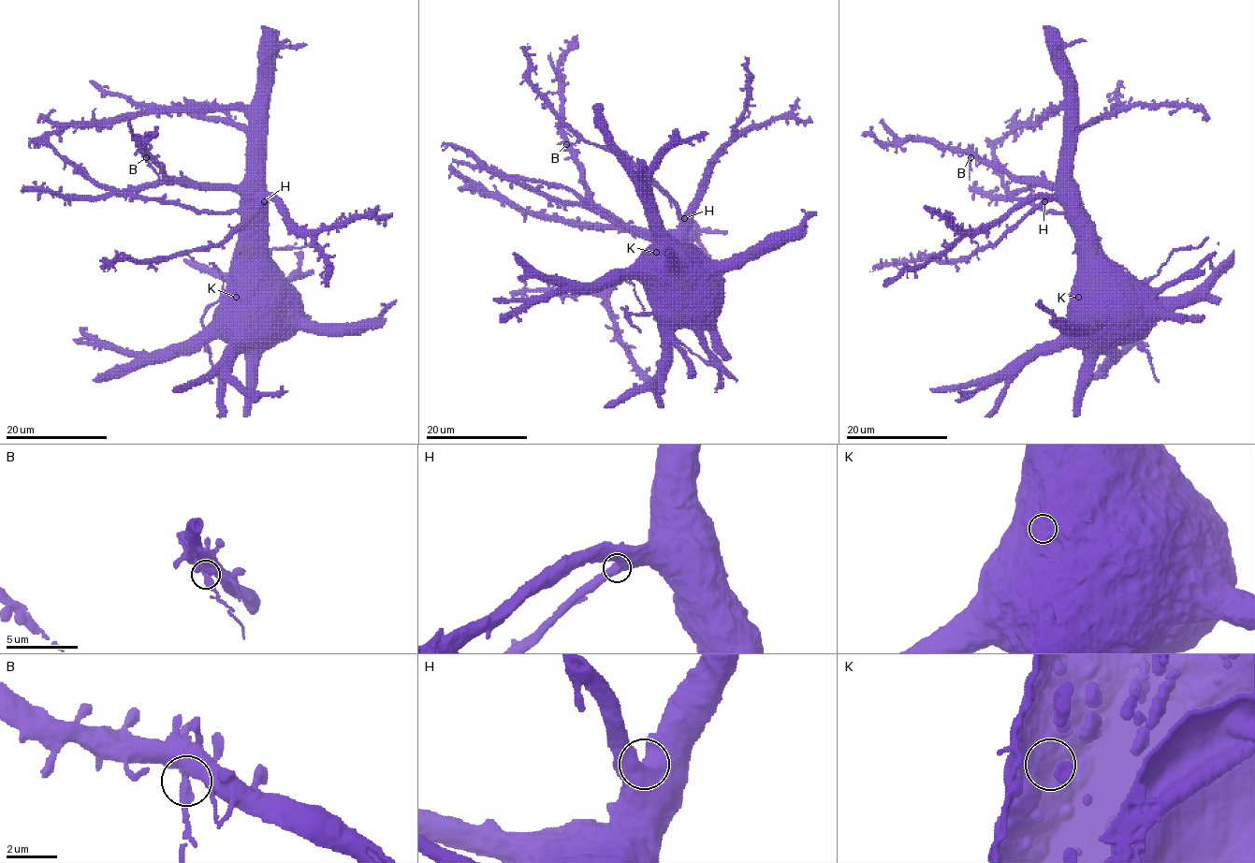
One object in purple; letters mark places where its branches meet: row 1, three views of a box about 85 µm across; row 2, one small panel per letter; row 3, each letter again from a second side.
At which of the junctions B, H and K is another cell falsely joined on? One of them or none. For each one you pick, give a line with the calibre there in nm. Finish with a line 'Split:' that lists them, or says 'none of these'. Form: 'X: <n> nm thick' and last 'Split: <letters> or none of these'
B: 550 nm thick
Split: B

